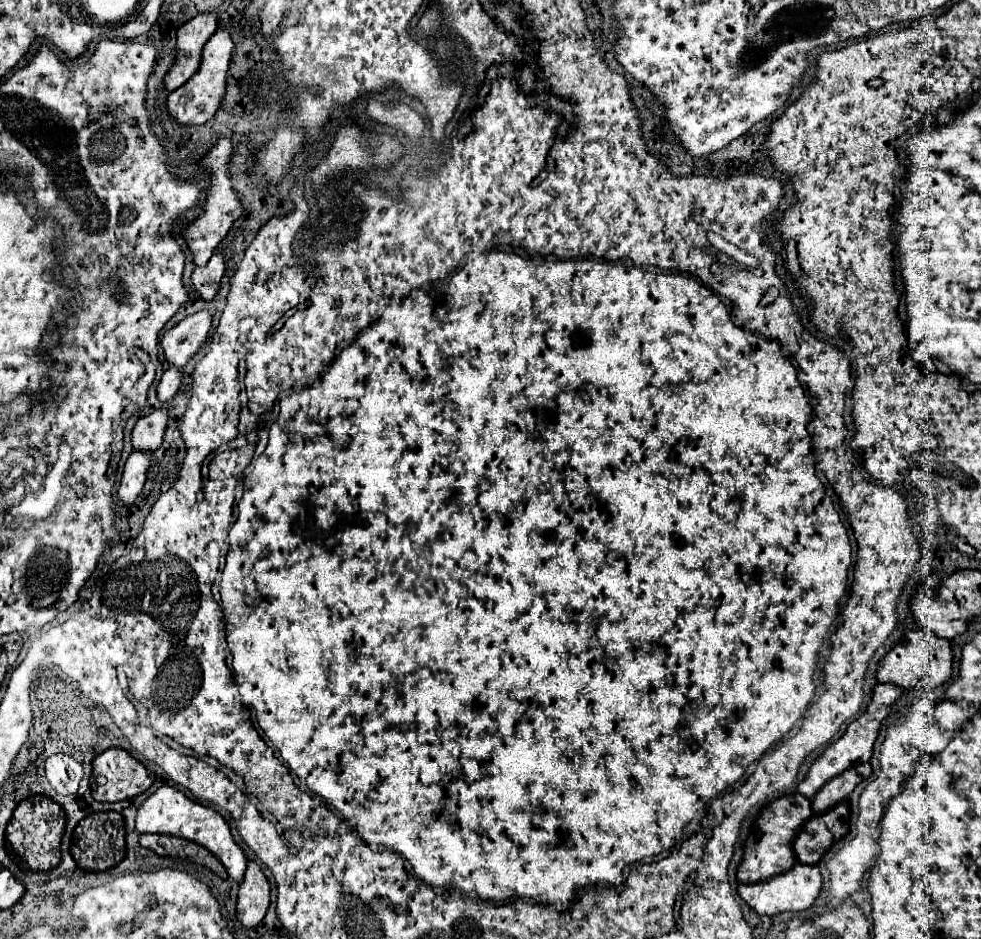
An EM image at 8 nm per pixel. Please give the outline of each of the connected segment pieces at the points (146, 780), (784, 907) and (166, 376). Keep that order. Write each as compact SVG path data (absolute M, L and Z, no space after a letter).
M115 747L97 755L92 766L92 781L98 776L107 777L103 787L93 785L93 797L97 801L115 803L131 799L149 789L155 781L155 775L149 773L139 761L135 761L127 751Z
M795 863L791 867L791 871L775 875L775 877L771 877L767 881L739 885L737 893L759 915L777 915L777 913L783 913L783 911L803 911L803 909L809 909L813 905L813 901L819 897L821 883L823 883L823 879L821 879L821 873L819 873L817 865Z
M171 365L171 367L163 373L163 377L161 377L161 381L159 381L157 399L159 399L161 403L169 401L169 399L177 393L179 385L181 385L181 371L177 371L177 367Z

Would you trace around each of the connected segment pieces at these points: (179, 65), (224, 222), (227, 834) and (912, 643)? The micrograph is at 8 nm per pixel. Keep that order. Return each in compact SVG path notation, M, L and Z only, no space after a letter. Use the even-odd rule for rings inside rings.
M201 13L177 29L177 55L173 67L167 71L163 83L167 91L175 91L187 83L199 69L201 51L207 39L217 29L217 15Z
M219 139L217 145L213 145L213 149L201 159L201 167L205 167L211 175L211 185L207 191L207 199L205 199L205 213L201 213L197 219L193 219L185 229L181 229L181 235L187 241L187 247L193 253L193 263L195 265L205 265L215 247L221 243L221 239L227 235L227 231L231 229L233 221L243 213L243 207L233 191L231 179L229 179L229 155L233 151L231 139Z
M163 785L159 787L137 811L137 831L139 833L161 833L161 835L175 835L175 837L183 837L189 839L193 843L199 843L201 847L205 847L207 851L211 851L227 869L229 877L237 883L243 881L243 873L247 867L247 859L245 853L241 851L241 847L233 841L229 825L225 823L225 819L209 809L203 807L191 799L187 799L181 791Z
M917 629L917 631L907 631L903 641L899 641L881 659L875 677L879 679L879 683L893 683L903 689L909 689L909 687L933 689L943 685L951 677L951 665L953 665L953 653L951 653L949 639L941 639L931 635L929 631Z

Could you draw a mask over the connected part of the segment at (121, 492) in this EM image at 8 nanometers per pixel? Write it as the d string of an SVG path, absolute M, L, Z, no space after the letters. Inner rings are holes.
M133 451L125 463L125 473L121 479L121 485L117 489L117 499L123 505L133 505L139 491L145 485L145 473L151 461L151 453L143 453L143 451Z

